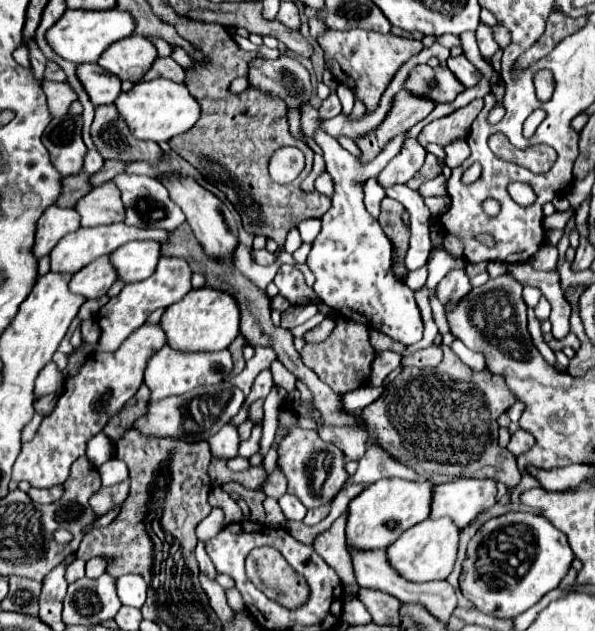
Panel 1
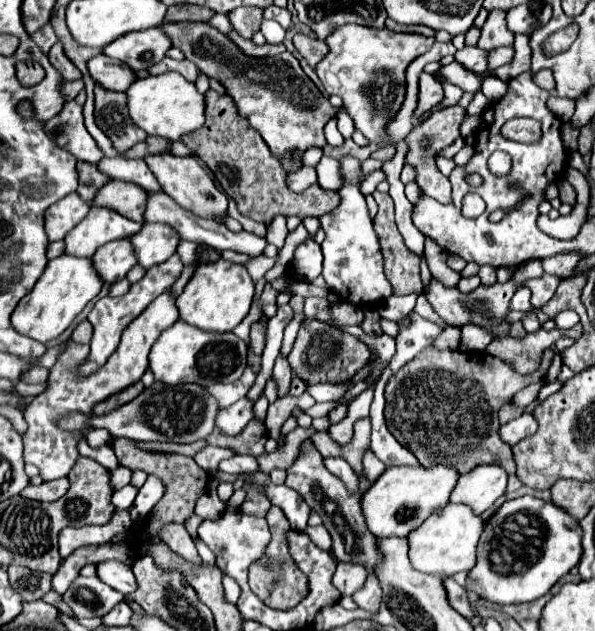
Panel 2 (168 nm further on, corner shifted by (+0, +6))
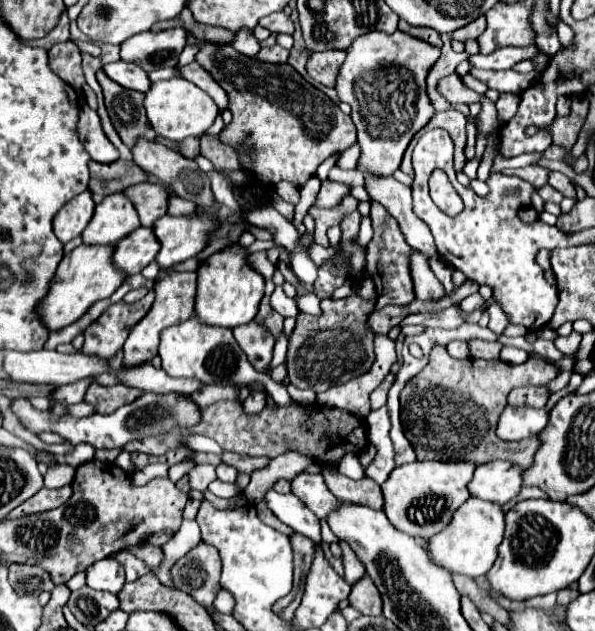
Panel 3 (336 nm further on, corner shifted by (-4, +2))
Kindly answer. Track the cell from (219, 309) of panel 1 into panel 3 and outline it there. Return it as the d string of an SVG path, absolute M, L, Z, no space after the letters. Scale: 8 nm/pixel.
M240 245L222 249L210 255L198 267L198 289L194 315L200 323L234 329L238 325L250 323L258 313L260 299L264 297L264 277L246 265L246 253Z

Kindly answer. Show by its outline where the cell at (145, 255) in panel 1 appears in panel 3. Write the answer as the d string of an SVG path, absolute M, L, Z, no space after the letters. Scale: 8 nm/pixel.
M200 211L192 217L160 217L152 231L160 243L156 263L160 267L172 267L174 263L196 257L206 247L206 235L216 223Z

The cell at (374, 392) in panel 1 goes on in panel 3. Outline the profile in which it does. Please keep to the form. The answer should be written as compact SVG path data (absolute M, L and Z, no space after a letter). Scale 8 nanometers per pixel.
M292 384L287 386L287 390L292 395L292 399L298 401L298 403L302 403L302 405L310 405L310 403L316 401L316 393L314 391L300 391L300 389L296 389Z

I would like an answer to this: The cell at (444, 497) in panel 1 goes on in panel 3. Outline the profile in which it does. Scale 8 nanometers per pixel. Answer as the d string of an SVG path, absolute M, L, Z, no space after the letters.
M490 461L478 465L474 479L468 483L472 497L486 499L498 505L508 503L520 493L522 487L522 469L510 461Z

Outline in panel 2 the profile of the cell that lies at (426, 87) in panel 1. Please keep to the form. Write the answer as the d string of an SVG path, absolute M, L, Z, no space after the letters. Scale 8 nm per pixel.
M456 61L450 63L450 65L446 65L446 67L442 67L442 73L440 73L440 77L448 79L450 83L454 83L454 85L462 87L464 91L470 91L470 93L478 93L480 87L482 87L482 81L484 81L486 77L490 77L490 75L494 75L492 69L484 71L482 75L478 75L478 73L462 67L462 65L456 63Z

